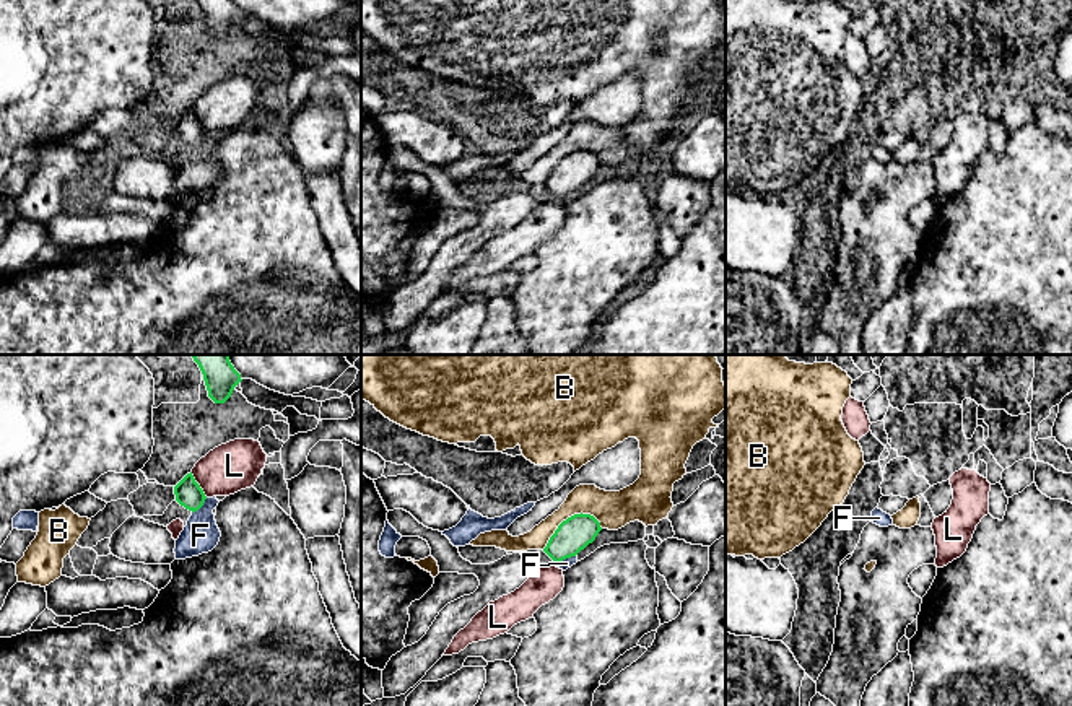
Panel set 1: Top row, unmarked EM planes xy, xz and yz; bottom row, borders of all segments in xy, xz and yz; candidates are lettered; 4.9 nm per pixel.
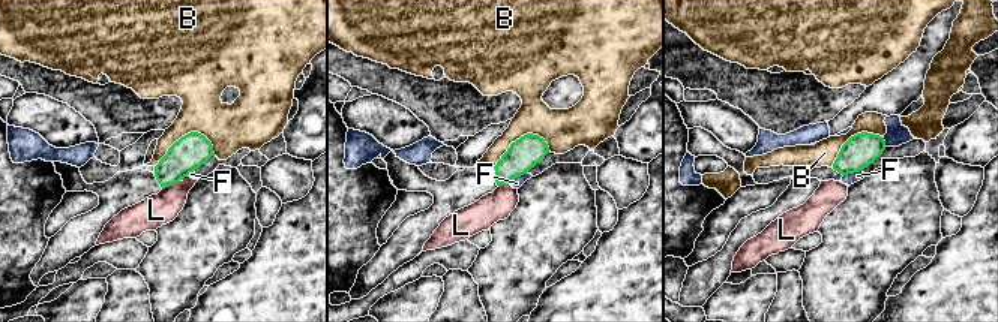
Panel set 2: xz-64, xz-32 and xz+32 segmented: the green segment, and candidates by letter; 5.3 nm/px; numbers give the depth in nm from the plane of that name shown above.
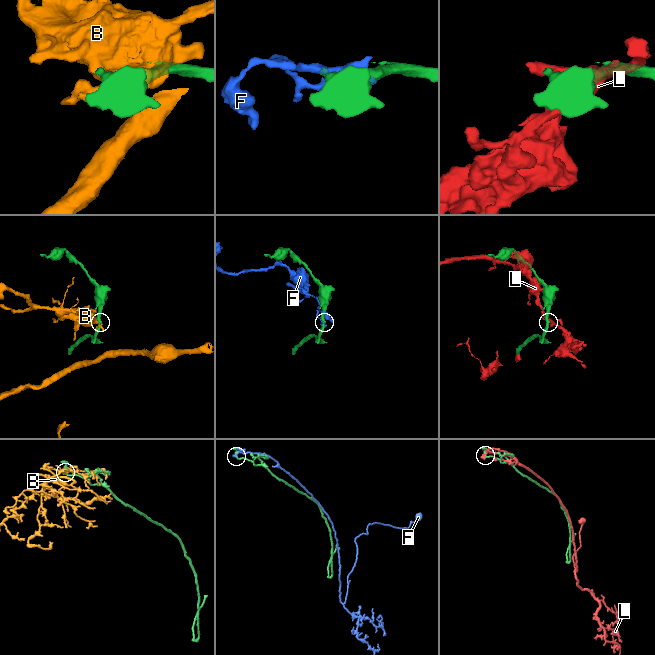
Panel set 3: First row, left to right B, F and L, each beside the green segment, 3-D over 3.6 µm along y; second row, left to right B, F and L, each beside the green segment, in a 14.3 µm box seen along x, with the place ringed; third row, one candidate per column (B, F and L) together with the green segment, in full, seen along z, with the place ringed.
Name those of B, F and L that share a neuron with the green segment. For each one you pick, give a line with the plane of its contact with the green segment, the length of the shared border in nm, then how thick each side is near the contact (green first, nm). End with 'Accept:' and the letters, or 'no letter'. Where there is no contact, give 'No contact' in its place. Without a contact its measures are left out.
Accept: no letter

